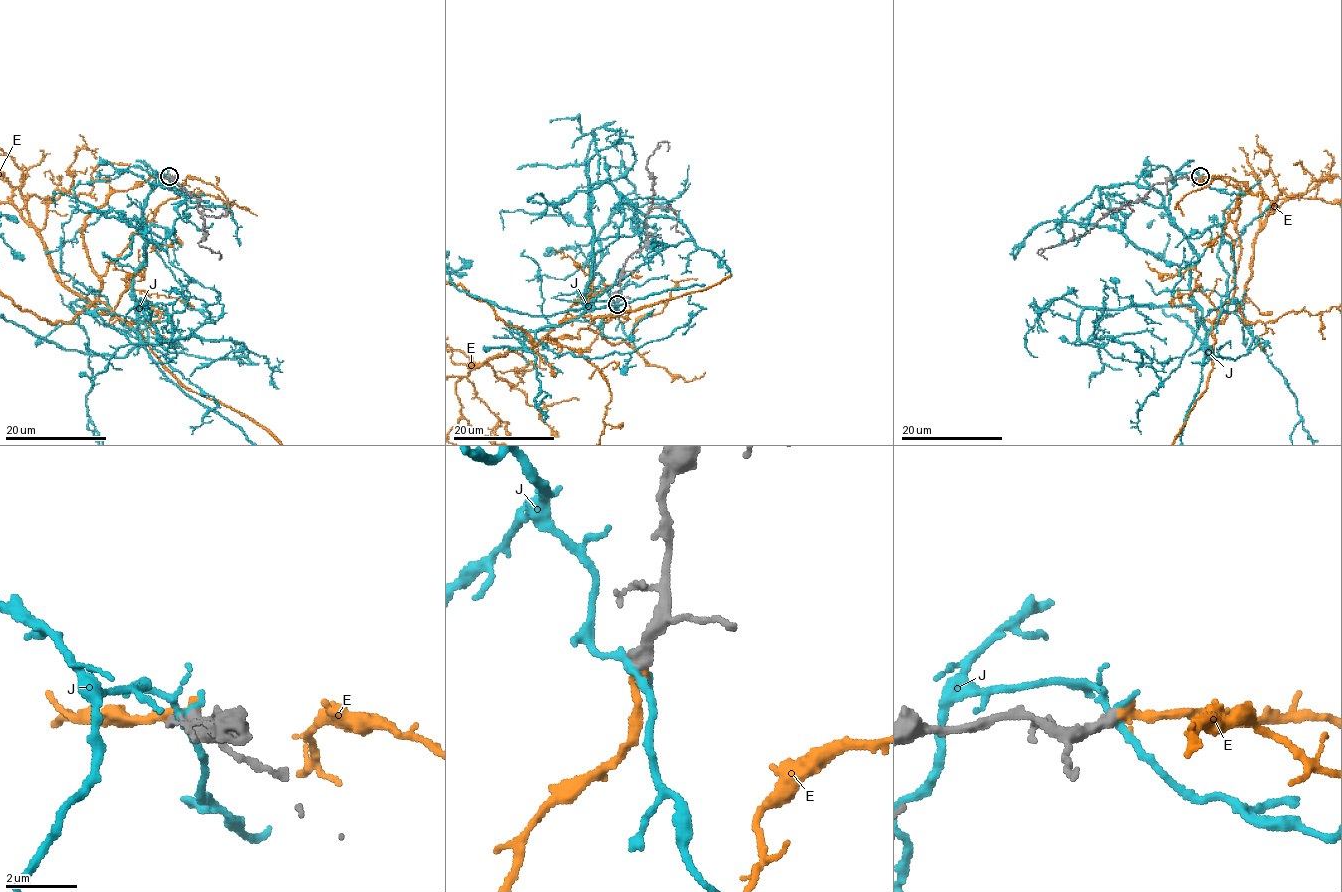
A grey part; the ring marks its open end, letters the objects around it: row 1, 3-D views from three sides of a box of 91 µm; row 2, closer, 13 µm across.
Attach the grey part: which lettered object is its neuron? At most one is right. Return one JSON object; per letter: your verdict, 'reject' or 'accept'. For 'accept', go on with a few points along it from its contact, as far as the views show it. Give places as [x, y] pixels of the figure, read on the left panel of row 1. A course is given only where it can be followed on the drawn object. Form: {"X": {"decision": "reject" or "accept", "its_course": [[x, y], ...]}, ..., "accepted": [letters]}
{"E": {"decision": "accept"}, "J": {"decision": "reject"}, "accepted": ["E"]}

